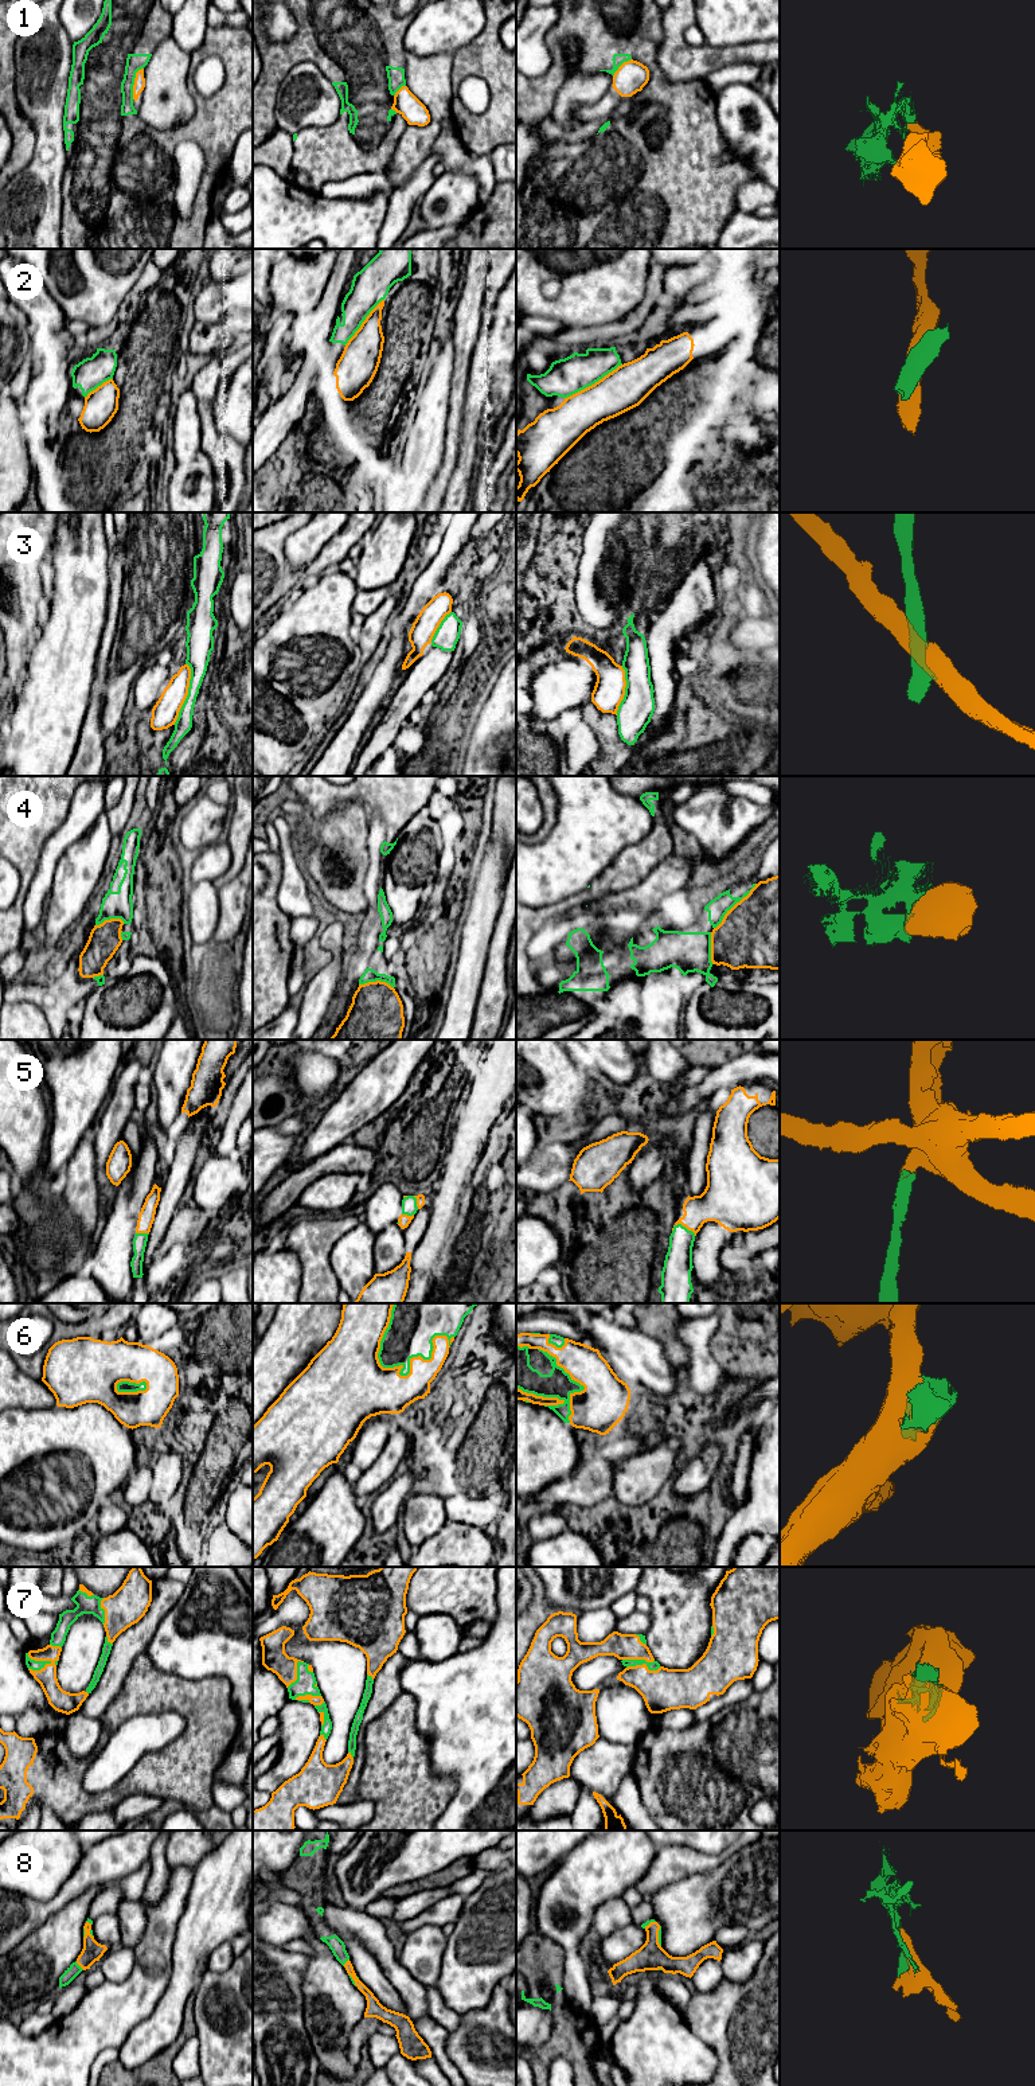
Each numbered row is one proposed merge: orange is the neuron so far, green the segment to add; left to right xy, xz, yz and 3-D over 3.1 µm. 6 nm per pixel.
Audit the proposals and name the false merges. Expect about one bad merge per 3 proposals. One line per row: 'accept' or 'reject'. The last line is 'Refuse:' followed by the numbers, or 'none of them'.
1: reject
2: reject
3: reject
4: accept
5: accept
6: accept
7: accept
8: accept
Refuse: 1, 2, 3

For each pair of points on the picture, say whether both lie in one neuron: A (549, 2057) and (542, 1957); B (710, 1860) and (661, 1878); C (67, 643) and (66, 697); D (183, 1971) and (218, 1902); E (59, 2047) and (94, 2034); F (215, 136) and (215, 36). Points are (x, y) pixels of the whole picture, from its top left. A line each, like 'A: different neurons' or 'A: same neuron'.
A: same neuron
B: same neuron
C: same neuron
D: same neuron
E: same neuron
F: same neuron

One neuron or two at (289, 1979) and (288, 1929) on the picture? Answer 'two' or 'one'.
one

